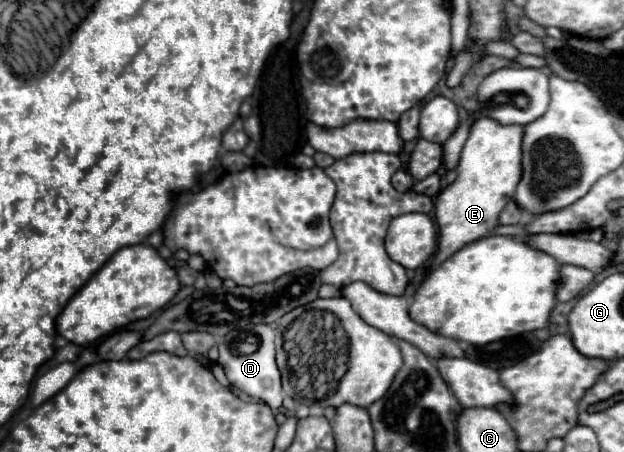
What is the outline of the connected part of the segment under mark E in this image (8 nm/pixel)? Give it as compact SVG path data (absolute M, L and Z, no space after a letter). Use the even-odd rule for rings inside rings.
M484 117L472 123L456 167L458 177L452 185L438 193L434 203L434 217L438 225L438 255L430 269L440 265L464 245L474 243L494 231L498 225L498 215L512 199L522 175L520 141L522 127L500 127L498 123L492 123L492 119Z

